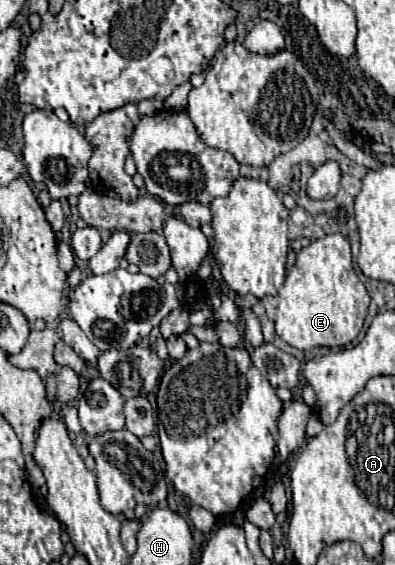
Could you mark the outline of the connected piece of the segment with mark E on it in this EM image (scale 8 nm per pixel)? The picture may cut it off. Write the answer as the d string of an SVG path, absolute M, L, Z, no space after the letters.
M341 233L315 239L297 253L297 261L279 289L275 331L297 349L347 347L361 333L369 295L353 269L349 239Z

